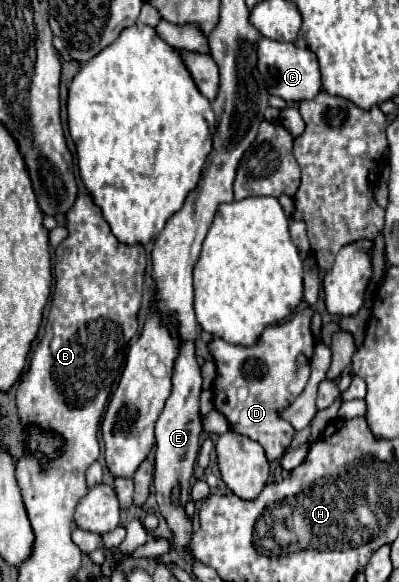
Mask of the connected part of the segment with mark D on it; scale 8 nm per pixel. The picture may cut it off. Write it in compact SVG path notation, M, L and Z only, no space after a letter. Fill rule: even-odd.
M306 307L294 313L294 317L282 325L266 327L252 347L230 345L222 339L214 339L210 343L210 353L218 365L218 377L214 381L214 405L236 433L246 435L264 447L268 461L280 459L294 437L294 427L282 419L280 413L292 405L310 377L308 355L314 351L314 337L310 331L312 313L314 311ZM300 355L306 357L306 363L302 365L298 361Z

